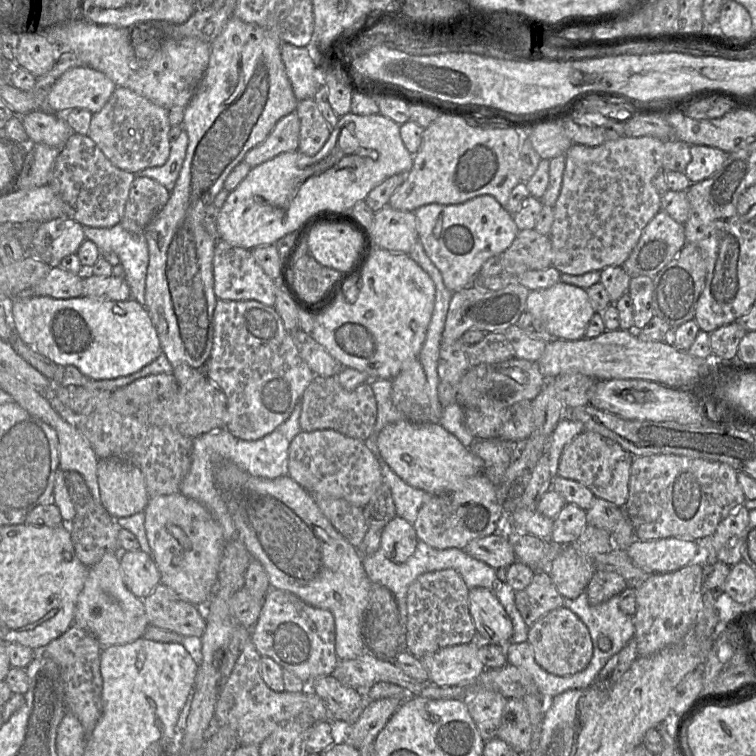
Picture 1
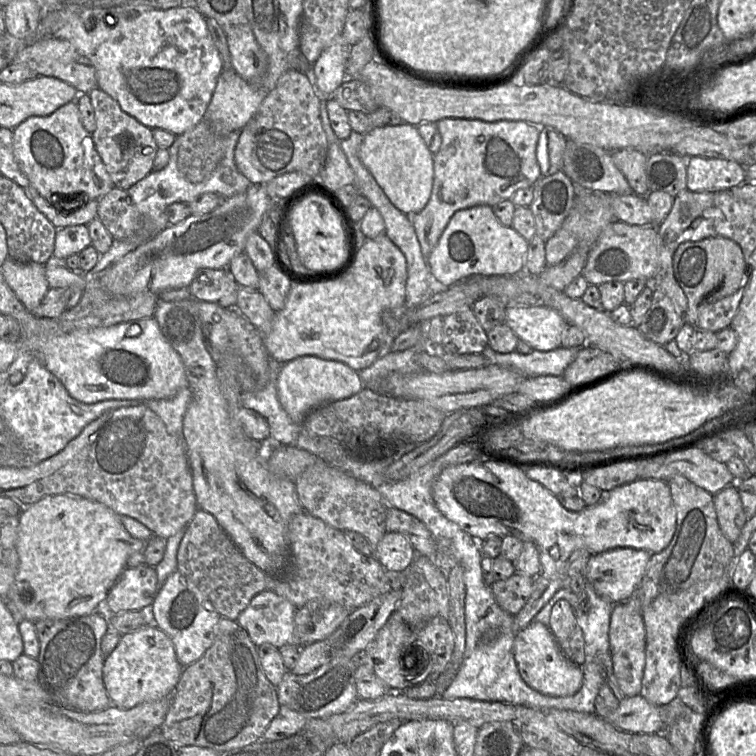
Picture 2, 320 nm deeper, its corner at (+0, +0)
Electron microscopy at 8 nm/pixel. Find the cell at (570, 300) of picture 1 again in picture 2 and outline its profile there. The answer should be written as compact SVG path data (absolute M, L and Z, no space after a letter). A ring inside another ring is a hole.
M509 306L506 309L505 323L519 339L527 342L534 350L551 351L561 347L562 332L566 320L556 310L547 306Z

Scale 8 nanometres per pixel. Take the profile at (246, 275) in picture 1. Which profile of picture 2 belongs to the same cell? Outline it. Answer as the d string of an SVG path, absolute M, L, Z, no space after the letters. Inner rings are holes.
M226 268L199 269L191 284L191 297L215 303L224 308L235 308L239 284L233 274Z

